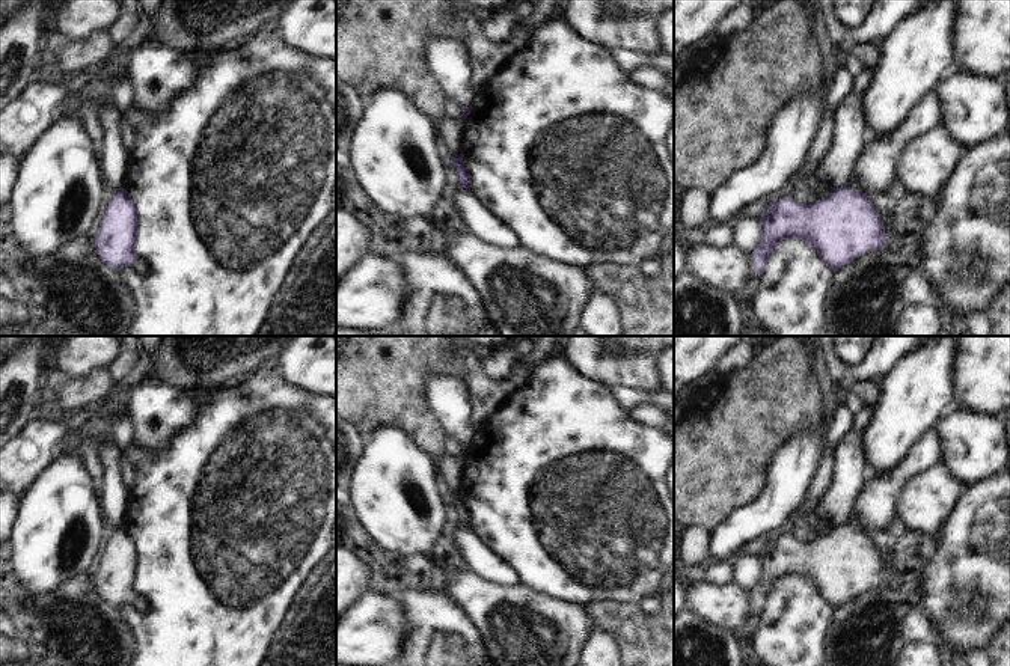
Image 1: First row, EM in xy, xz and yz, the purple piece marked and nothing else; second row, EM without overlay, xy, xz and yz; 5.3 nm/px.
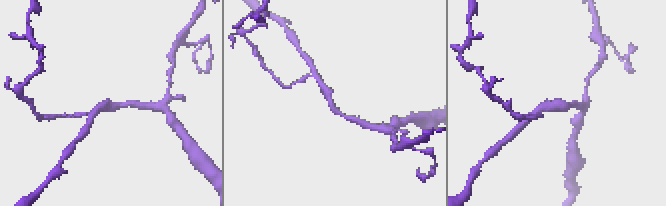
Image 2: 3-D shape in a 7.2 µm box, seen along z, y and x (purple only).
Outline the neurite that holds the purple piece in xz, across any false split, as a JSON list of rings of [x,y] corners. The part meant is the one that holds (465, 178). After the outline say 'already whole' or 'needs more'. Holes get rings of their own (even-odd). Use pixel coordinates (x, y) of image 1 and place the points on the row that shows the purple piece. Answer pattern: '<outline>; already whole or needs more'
[[[461,155],[457,157],[452,161],[451,167],[458,176],[458,187],[470,187],[470,188],[473,188],[473,185],[472,185],[472,175],[469,172],[469,169],[464,166],[464,160],[463,160]]]; already whole

